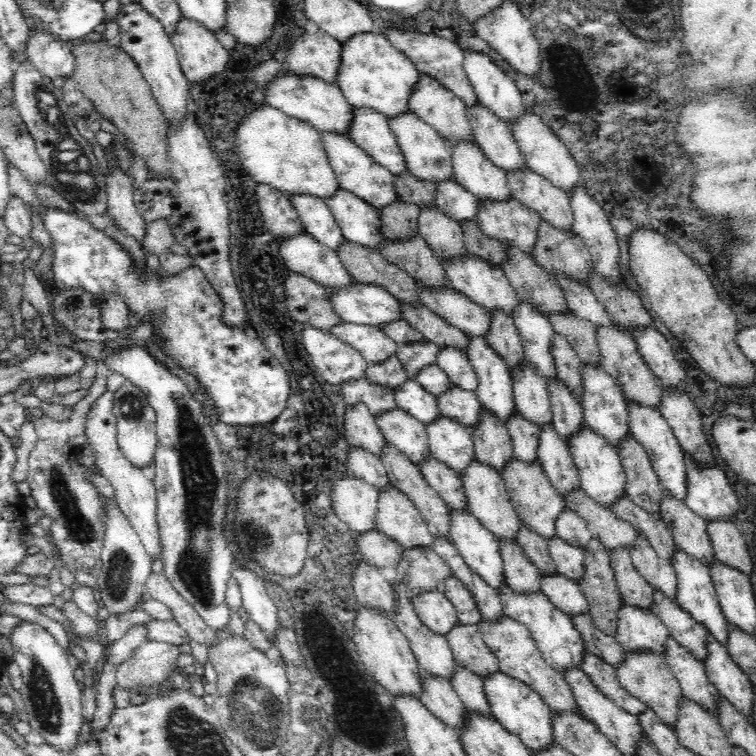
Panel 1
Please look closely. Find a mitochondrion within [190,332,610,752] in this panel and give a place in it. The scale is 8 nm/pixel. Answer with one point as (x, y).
(256, 710)

